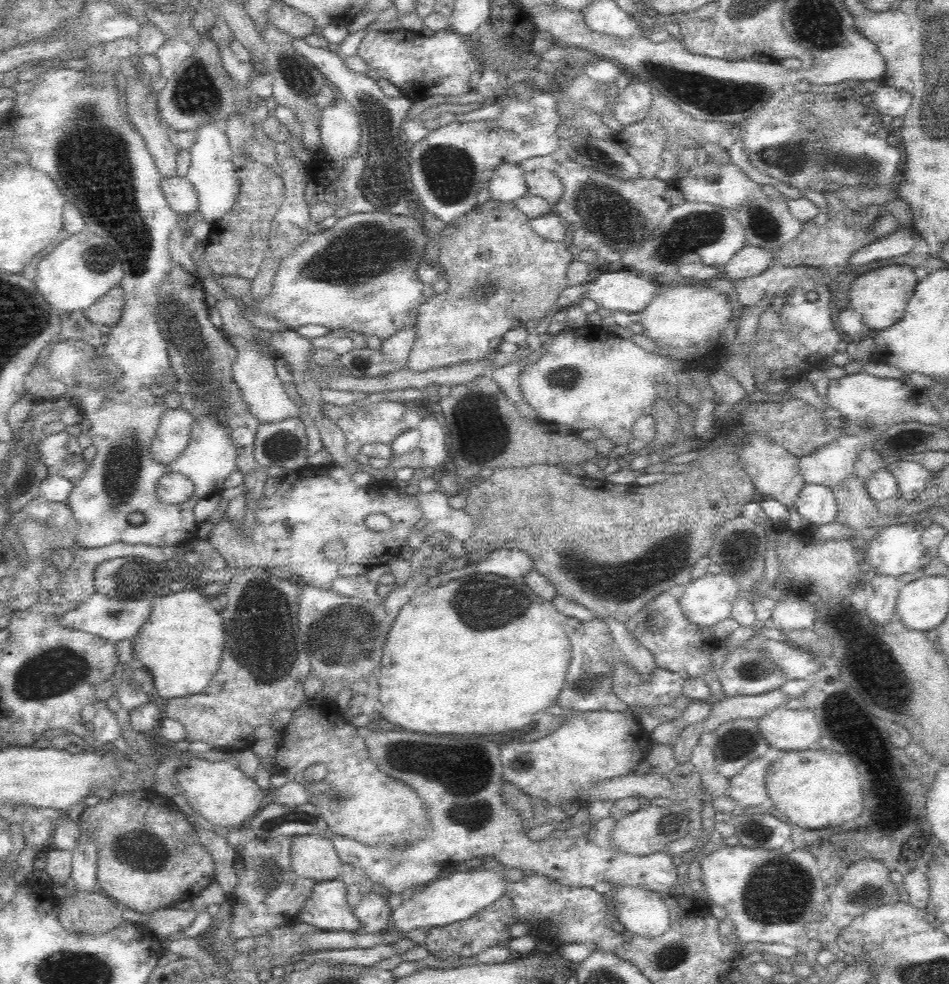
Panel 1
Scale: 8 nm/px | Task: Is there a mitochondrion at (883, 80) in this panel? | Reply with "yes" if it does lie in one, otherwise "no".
no

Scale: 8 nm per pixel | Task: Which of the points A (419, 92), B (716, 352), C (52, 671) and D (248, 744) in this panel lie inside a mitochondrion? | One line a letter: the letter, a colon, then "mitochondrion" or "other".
A: other
B: other
C: mitochondrion
D: other

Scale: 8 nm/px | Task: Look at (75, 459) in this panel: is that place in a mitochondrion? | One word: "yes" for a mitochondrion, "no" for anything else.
yes

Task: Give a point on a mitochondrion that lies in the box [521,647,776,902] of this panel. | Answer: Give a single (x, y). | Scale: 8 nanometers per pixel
(749, 671)

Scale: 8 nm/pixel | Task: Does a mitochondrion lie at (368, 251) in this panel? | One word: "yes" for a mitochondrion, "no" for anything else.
yes

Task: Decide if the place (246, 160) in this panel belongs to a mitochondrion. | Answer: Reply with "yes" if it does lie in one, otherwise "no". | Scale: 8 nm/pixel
no

